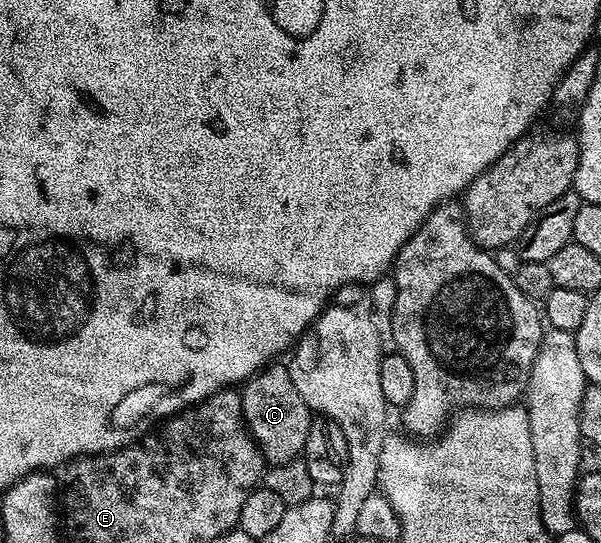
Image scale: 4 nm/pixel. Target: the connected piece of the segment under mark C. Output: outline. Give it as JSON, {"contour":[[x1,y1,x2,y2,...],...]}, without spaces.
{"contour":[[287,364,267,365,265,369,249,377,243,382,240,398,248,432,252,434,256,446,260,448,260,454,269,466,290,463,303,454,314,414,306,407,306,403,302,403,302,395,298,395,294,379,290,379]]}

